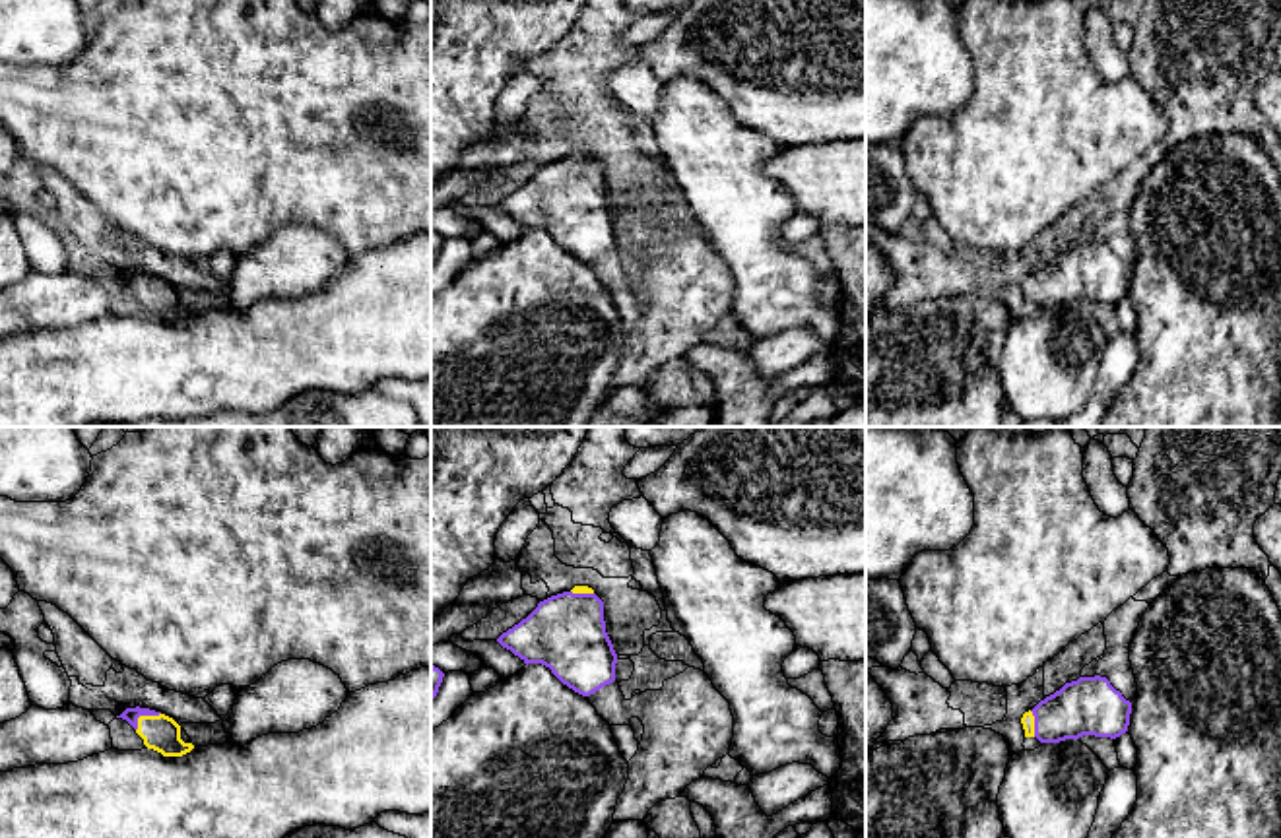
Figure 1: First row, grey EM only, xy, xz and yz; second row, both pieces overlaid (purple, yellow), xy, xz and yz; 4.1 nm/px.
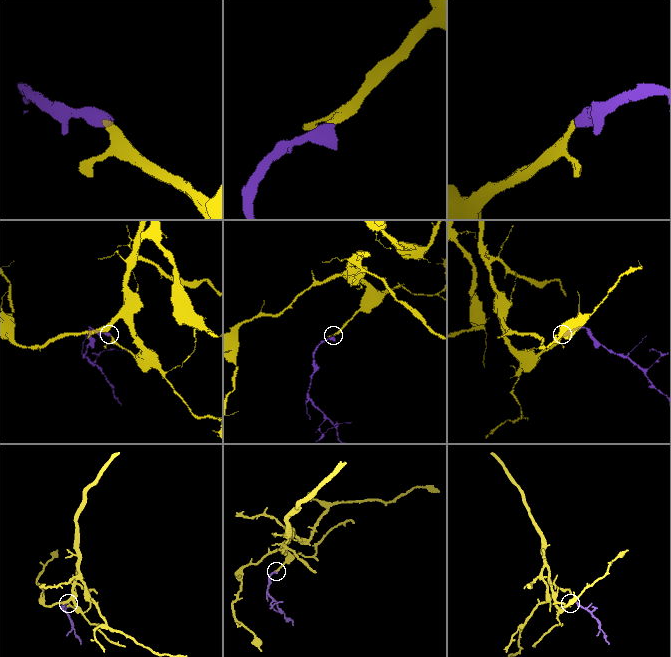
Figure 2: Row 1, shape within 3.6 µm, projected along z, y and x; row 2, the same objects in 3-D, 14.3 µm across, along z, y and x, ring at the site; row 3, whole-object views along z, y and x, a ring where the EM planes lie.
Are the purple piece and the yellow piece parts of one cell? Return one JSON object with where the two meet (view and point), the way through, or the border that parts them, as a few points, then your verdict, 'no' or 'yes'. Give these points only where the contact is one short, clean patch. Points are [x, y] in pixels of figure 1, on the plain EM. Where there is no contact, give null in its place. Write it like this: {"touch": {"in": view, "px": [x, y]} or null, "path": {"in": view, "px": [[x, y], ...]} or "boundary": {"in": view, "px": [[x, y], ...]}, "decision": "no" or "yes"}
{"touch": {"in": "xy", "px": [142, 280]}, "path": {"in": "xy", "px": [[131, 280], [142, 280], [162, 299]]}, "decision": "yes"}

